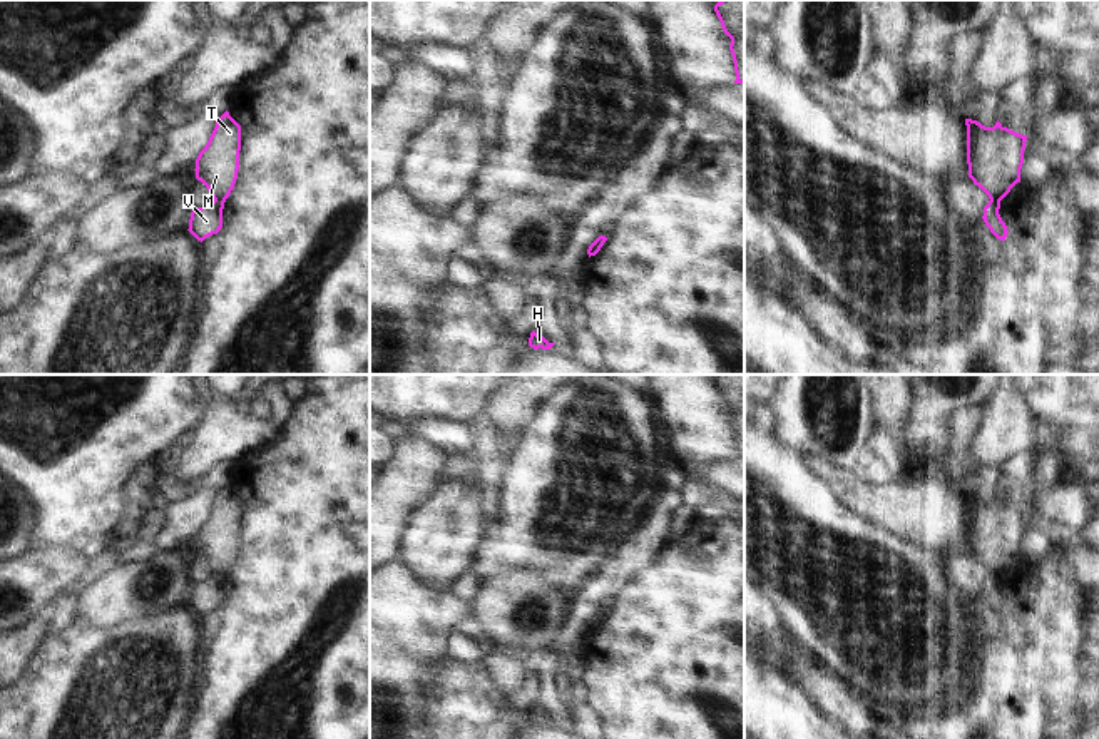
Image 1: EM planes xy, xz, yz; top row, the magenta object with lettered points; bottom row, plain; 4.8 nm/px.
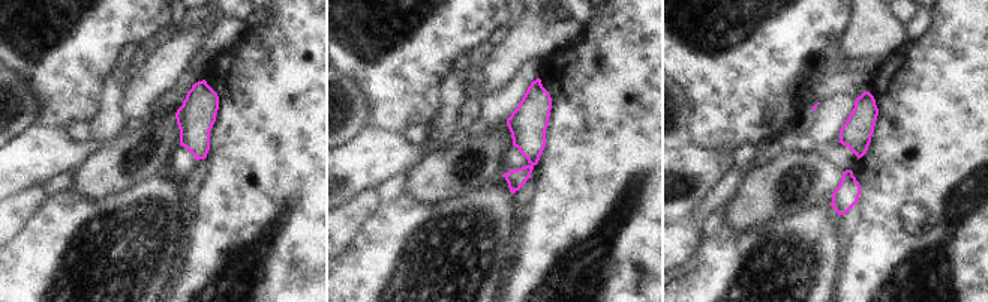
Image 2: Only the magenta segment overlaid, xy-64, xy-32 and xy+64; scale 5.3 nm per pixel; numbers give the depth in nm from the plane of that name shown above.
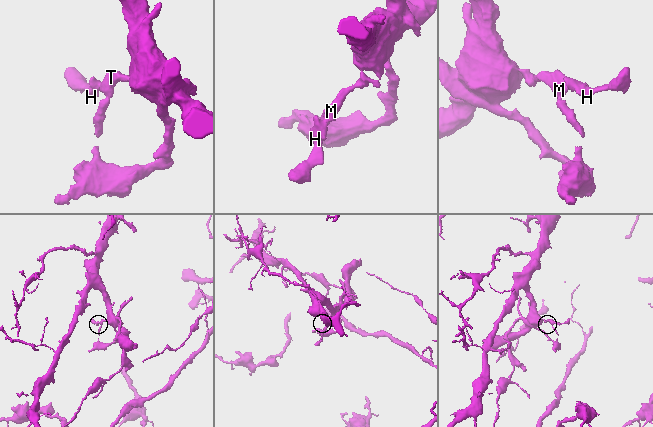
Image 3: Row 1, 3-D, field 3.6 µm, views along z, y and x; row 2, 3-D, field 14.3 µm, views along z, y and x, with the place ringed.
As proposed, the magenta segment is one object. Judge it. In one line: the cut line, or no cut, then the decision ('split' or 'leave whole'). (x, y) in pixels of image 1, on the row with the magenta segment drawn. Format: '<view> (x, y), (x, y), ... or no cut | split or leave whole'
xy (214, 199), (223, 203) | split

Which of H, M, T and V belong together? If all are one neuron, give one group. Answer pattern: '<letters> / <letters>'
H M T / V

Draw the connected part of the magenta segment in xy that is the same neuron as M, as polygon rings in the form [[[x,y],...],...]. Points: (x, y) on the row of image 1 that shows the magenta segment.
[[[226,110],[196,159],[196,179],[201,181],[212,199],[226,202],[234,189],[239,171],[241,125]]]

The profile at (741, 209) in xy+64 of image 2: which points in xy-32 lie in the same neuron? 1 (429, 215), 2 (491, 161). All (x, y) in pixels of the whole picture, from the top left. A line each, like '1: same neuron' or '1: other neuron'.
1: other neuron
2: same neuron

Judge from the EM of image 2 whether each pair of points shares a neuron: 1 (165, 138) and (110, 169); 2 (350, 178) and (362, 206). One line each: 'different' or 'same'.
1: same
2: different

